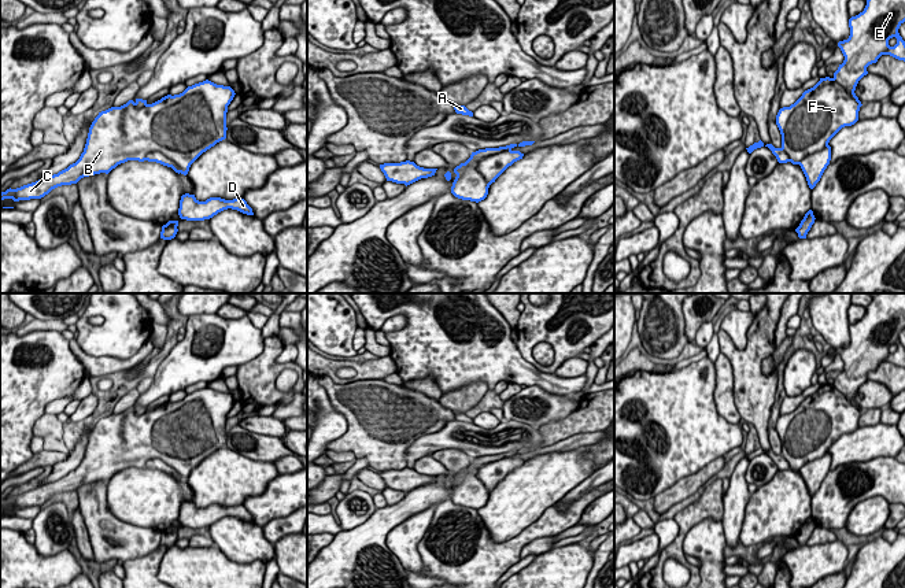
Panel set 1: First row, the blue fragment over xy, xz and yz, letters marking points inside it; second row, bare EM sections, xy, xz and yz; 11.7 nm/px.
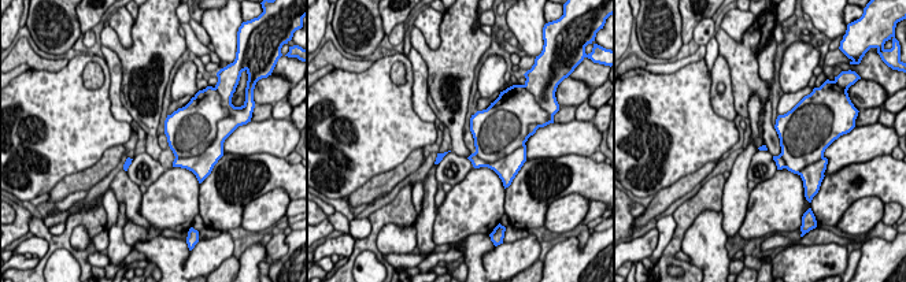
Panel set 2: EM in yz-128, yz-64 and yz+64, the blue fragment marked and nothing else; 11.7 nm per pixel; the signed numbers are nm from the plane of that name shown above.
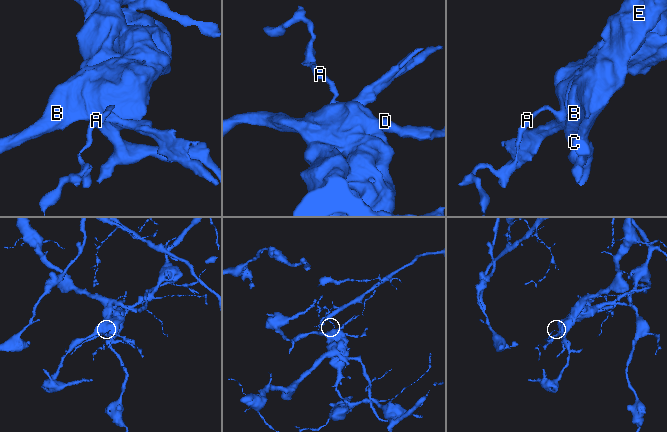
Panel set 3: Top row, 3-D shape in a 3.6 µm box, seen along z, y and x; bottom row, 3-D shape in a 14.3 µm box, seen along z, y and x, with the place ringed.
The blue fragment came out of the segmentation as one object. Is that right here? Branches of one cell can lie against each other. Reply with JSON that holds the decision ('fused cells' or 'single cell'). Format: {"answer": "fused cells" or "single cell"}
{"answer": "fused cells"}

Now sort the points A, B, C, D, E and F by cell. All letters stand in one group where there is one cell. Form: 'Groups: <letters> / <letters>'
Groups: A D E / B C F

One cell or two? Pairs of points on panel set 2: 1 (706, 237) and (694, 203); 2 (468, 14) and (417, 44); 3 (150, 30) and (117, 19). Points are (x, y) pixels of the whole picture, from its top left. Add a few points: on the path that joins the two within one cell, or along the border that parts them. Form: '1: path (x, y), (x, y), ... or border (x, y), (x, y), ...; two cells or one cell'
1: border (720, 211), (705, 210), (690, 226), (680, 242); two cells
2: path (461, 29), (439, 52), (432, 52); one cell
3: border (108, 23), (118, 40), (129, 48); two cells

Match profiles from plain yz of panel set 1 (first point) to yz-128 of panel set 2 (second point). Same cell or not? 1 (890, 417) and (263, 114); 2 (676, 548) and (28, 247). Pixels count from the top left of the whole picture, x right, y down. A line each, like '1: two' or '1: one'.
1: two
2: two

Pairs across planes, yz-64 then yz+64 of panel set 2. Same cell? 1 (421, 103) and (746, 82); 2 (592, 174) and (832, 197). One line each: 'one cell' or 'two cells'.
1: two cells
2: one cell

